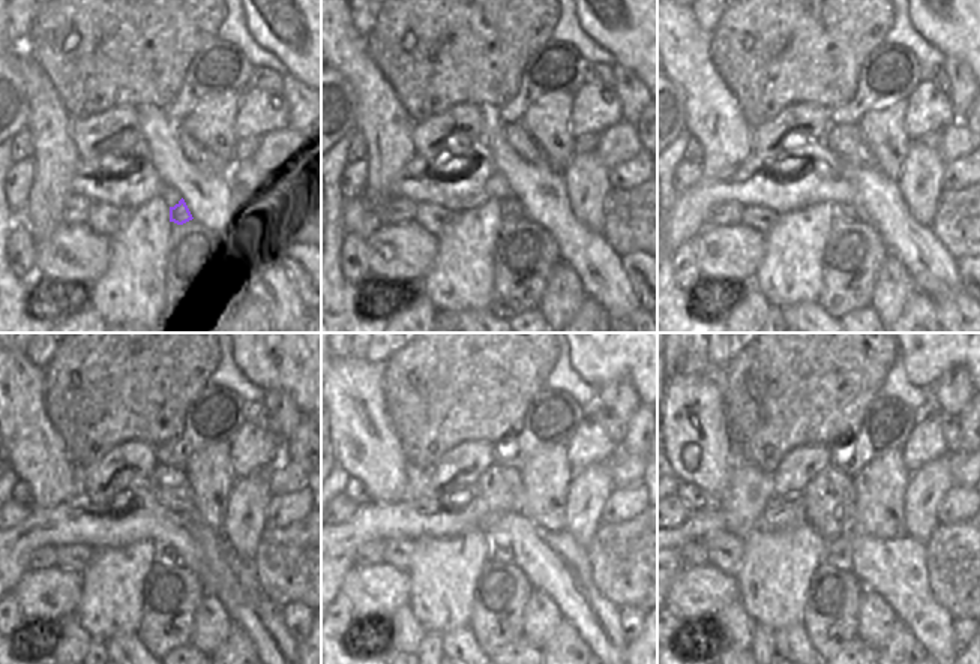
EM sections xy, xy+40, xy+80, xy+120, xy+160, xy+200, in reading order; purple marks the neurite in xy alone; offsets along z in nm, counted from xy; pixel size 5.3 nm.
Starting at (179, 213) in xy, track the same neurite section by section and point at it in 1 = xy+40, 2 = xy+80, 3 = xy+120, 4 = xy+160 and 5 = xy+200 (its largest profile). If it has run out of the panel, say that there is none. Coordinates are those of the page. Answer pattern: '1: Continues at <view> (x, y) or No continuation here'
1: Continues at xy+40 (511, 209)
2: Continues at xy+80 (845, 212)
3: Continues at xy+120 (167, 555)
4: Continues at xy+160 (502, 552)
5: Continues at xy+200 (838, 550)

